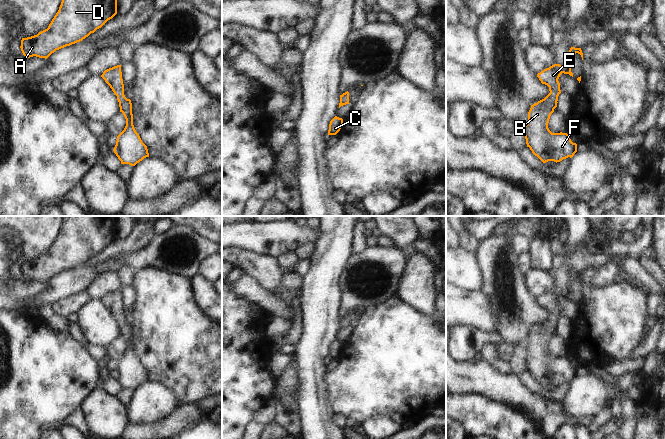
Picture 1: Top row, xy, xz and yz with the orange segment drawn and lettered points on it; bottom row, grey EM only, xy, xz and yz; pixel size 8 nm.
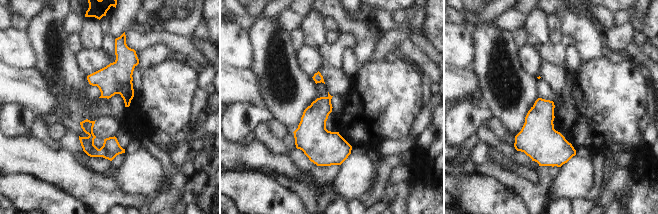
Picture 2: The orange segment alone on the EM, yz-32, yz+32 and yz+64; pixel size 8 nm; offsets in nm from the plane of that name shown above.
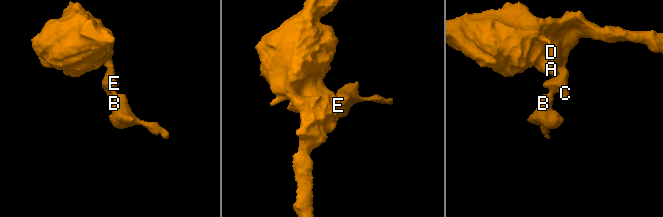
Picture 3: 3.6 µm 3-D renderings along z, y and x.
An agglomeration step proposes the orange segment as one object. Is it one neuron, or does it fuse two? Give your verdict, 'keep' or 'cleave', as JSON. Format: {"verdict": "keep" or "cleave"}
{"verdict": "keep"}

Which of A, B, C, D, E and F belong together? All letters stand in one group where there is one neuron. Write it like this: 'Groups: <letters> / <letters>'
Groups: A B C D E F.

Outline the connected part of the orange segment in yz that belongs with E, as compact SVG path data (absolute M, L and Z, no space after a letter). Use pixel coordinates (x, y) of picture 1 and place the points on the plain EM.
M571 271L566 290L554 288L537 298L541 307L549 311L550 317L544 323L531 329L528 346L521 353L527 371L543 387L548 385L557 387L568 381L572 382L577 376L577 368L571 365L570 359L562 356L552 357L548 352L550 340L557 331L558 320L561 317L558 303L562 297L573 301L571 287L576 277L580 278L583 284L581 272Z

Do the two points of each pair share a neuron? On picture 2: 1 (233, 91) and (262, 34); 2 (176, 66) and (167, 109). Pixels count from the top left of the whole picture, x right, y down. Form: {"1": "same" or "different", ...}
{"1": "different", "2": "same"}

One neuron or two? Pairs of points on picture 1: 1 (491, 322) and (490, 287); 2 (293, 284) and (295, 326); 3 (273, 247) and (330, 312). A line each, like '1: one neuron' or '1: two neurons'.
1: two neurons
2: one neuron
3: two neurons

